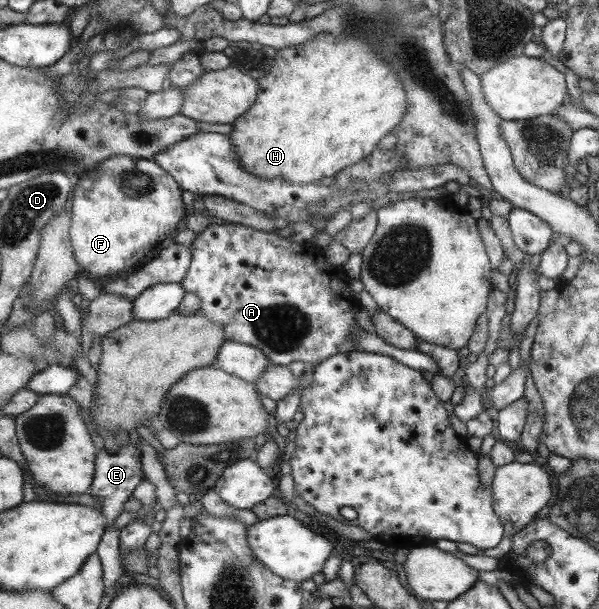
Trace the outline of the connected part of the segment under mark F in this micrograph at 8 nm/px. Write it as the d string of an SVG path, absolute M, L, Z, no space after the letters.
M125 155L110 156L85 173L72 187L68 201L71 211L71 248L82 273L91 280L104 275L126 275L152 247L162 239L168 239L176 231L176 223L182 217L180 189L169 173L160 169L154 159L135 158Z

